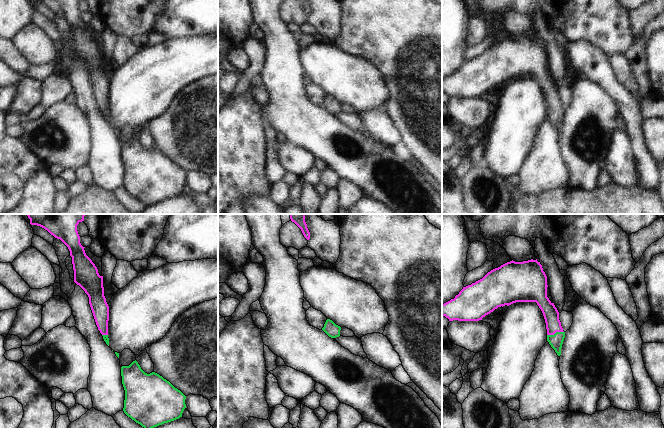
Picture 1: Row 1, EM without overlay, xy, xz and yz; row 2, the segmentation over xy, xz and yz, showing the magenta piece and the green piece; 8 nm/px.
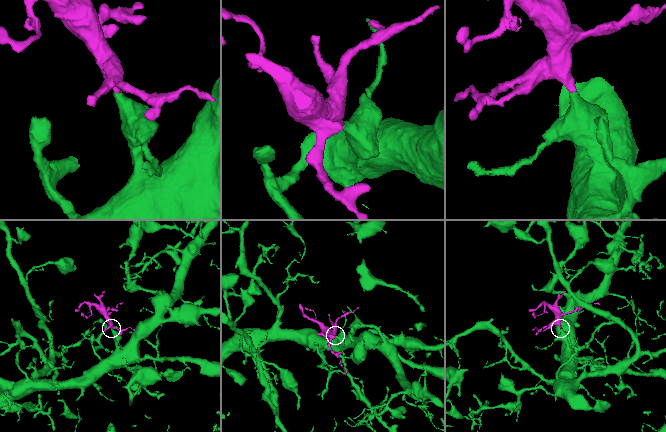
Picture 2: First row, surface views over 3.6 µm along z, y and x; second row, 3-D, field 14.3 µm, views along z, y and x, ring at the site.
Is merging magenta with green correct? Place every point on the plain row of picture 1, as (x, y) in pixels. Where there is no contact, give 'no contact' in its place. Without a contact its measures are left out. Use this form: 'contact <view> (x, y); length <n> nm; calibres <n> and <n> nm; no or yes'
contact yz (555, 108); length 140 nm; calibres 130 and 110 nm; yes

